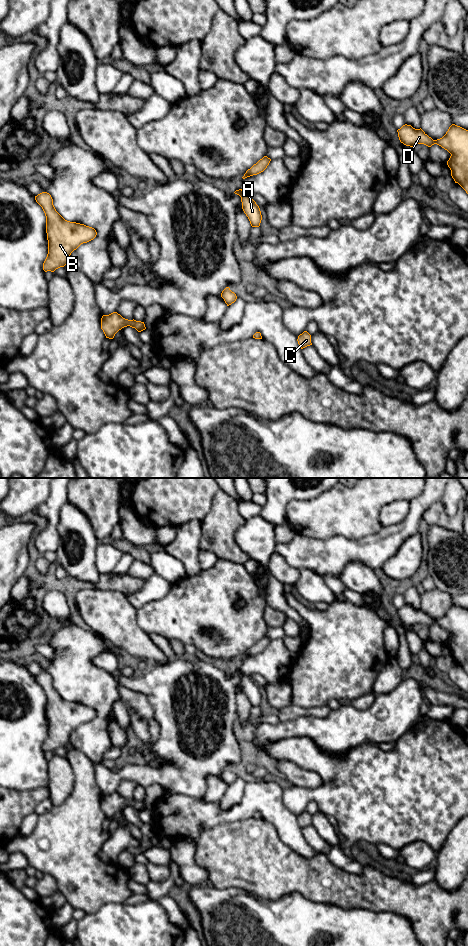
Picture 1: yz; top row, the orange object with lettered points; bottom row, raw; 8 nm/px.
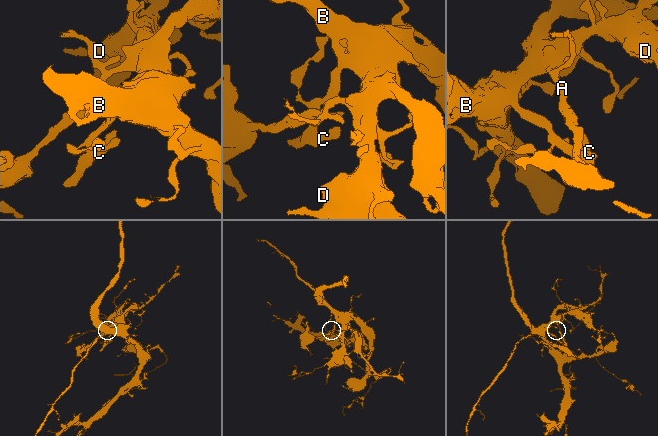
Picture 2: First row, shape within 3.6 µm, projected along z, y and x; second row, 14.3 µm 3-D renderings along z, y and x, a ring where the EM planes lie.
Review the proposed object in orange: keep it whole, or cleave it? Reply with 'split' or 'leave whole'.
leave whole

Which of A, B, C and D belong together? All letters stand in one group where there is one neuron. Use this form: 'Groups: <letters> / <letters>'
Groups: A B C D

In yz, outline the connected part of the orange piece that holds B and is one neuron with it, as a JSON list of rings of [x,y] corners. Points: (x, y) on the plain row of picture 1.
[[[47,672],[35,676],[46,696],[48,734],[43,743],[45,752],[54,752],[69,743],[71,733],[81,724],[93,720],[97,712],[84,704],[65,700],[55,689],[53,679]]]

